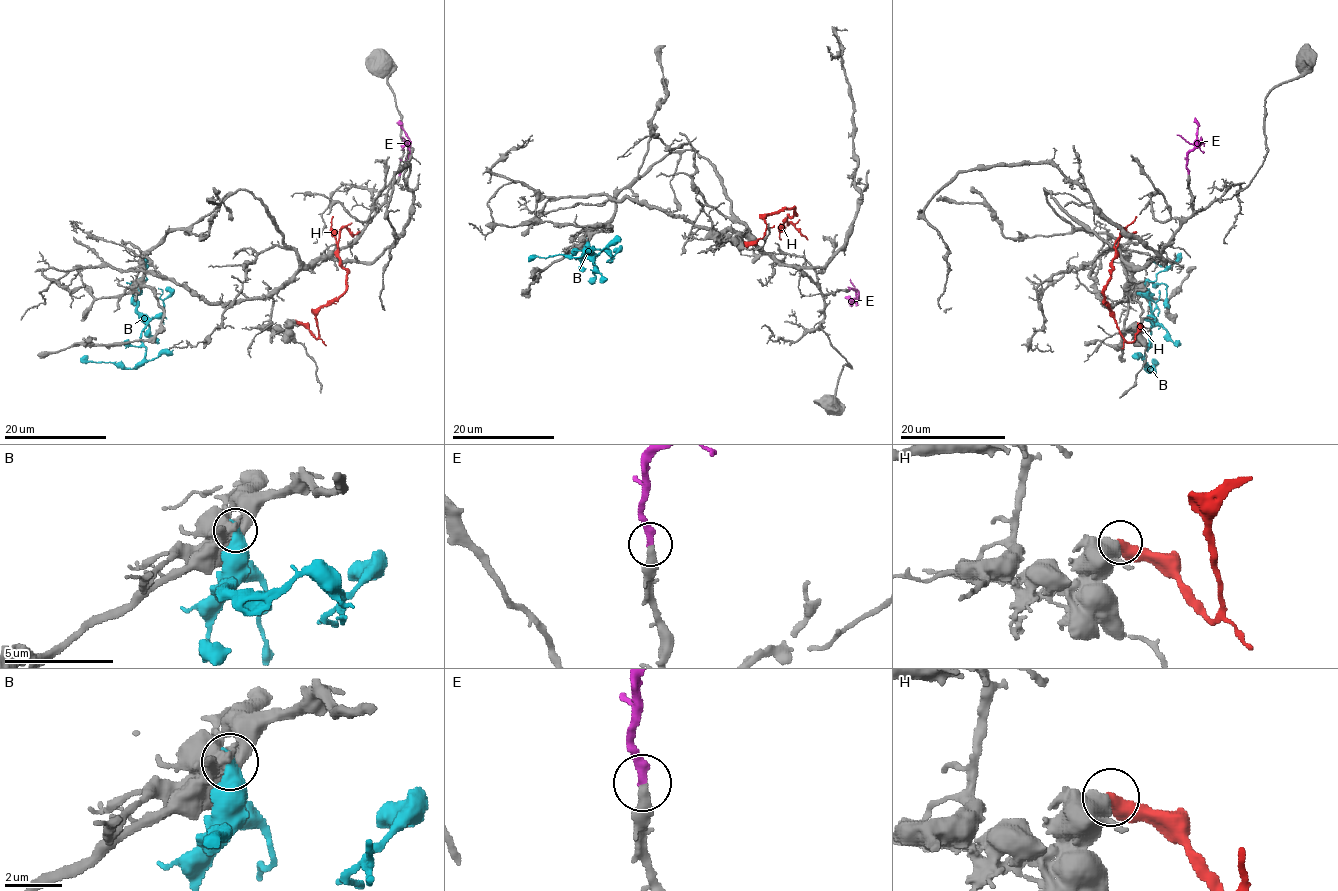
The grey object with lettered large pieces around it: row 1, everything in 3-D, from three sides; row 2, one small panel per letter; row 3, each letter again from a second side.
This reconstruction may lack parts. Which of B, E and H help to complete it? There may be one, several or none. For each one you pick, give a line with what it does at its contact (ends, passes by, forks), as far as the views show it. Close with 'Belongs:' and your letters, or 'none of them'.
E: it ends there
Belongs: E

